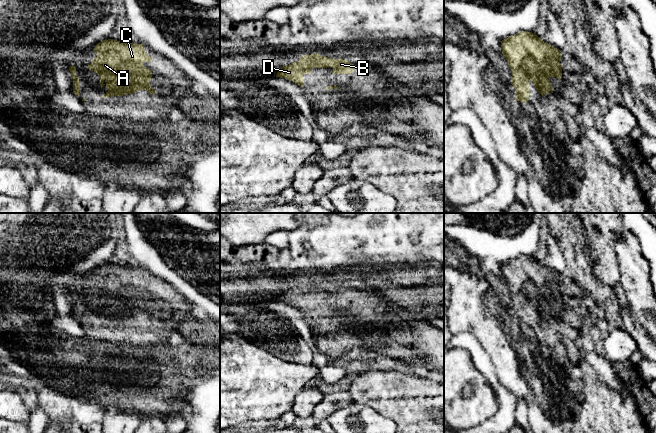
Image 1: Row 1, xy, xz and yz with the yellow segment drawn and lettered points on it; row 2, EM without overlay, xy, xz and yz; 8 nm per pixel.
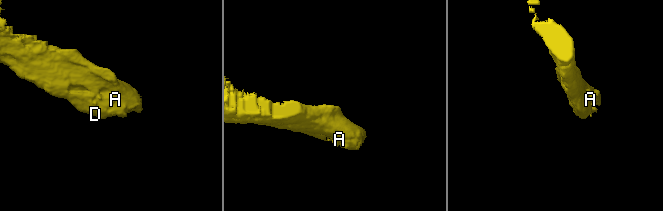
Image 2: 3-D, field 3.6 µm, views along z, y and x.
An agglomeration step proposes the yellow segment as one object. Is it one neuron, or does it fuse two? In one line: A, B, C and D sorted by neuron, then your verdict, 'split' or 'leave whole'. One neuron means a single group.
A B C D | leave whole

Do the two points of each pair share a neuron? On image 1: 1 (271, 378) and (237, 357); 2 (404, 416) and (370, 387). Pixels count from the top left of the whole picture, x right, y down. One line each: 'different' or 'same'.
1: same
2: same

